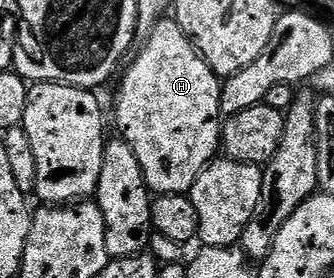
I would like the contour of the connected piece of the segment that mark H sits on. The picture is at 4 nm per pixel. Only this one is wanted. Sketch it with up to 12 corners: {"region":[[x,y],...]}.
{"region":[[175,19],[123,70],[122,139],[153,194],[222,145],[221,78]]}

